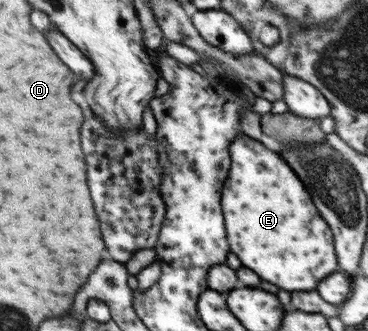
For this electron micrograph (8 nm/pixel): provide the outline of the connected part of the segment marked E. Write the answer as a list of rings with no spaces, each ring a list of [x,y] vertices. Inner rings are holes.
[[[237,135],[231,146],[231,157],[233,175],[229,175],[229,187],[225,187],[221,207],[225,207],[225,223],[229,223],[229,243],[233,243],[233,253],[263,281],[269,281],[285,291],[315,289],[323,277],[337,269],[337,257],[333,249],[333,233],[315,209],[311,195],[277,153],[265,149],[261,142],[247,135]]]

